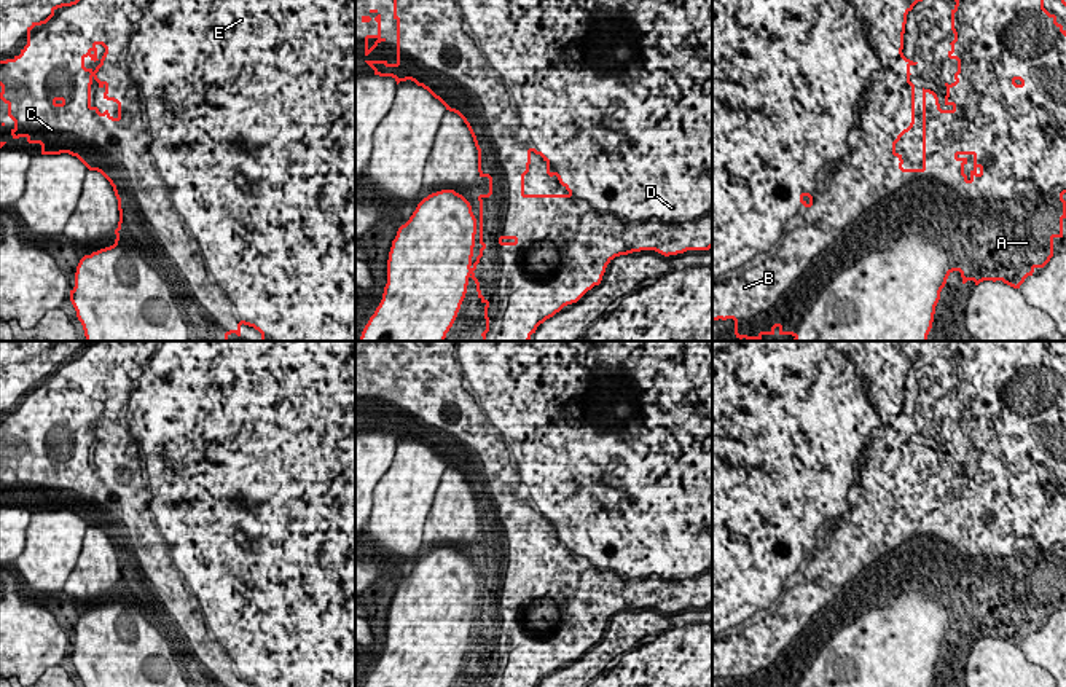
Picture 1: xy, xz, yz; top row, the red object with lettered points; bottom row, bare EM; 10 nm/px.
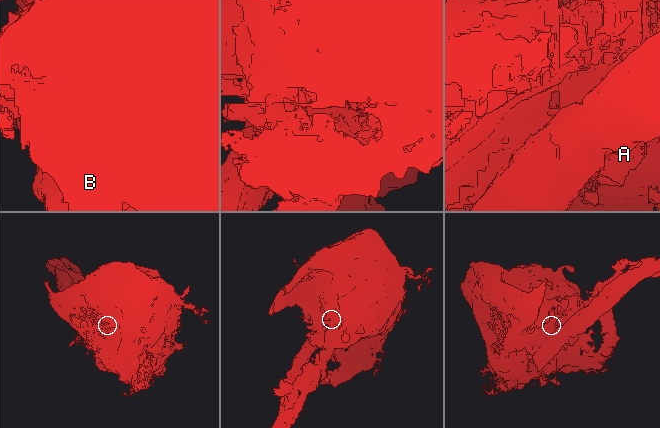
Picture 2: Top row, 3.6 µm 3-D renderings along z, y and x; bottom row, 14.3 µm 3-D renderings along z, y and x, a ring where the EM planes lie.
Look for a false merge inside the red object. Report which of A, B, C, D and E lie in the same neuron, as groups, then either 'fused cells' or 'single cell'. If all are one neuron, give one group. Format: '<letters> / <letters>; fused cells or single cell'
A C D E / B; fused cells

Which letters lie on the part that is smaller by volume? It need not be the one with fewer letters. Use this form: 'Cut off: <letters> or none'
Cut off: B

